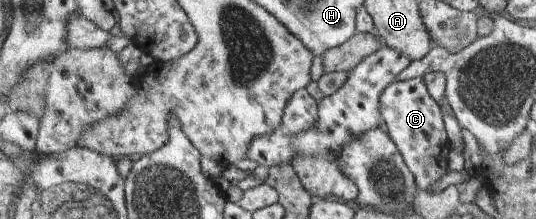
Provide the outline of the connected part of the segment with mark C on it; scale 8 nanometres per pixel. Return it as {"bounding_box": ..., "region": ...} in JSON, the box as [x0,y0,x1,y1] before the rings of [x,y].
{"bounding_box":[381,76,450,192],"region":[[[422,76],[391,84],[383,92],[381,102],[382,119],[388,127],[388,133],[394,138],[407,165],[415,174],[418,187],[431,192],[433,185],[450,170],[449,137],[439,103],[431,97]]]}

